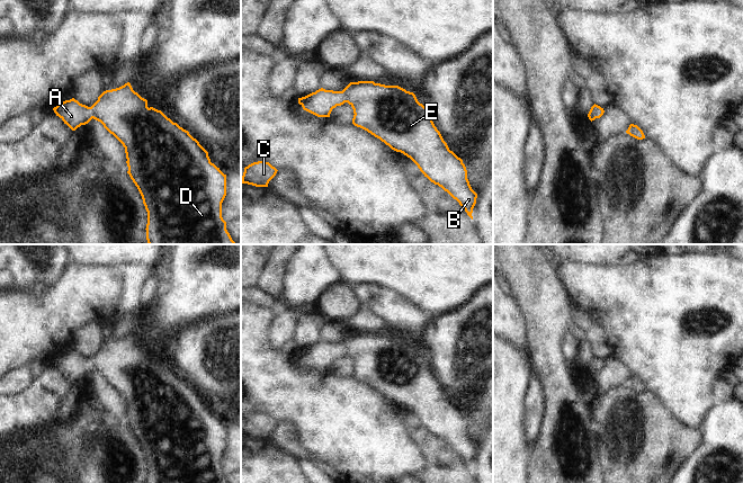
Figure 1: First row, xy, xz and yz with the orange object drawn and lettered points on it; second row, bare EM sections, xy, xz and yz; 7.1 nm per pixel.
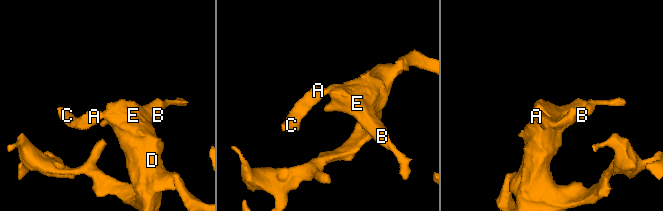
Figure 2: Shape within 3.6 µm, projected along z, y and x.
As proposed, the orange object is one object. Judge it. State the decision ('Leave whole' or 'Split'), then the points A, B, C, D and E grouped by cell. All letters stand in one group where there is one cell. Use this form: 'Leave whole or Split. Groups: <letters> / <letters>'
Leave whole. Groups: A B C D E

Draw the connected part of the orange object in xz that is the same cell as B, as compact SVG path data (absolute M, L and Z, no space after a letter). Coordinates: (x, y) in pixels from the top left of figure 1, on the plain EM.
M374 333L350 334L342 343L323 340L298 350L304 363L317 368L330 369L333 360L348 355L353 361L352 376L379 391L392 402L410 410L431 435L447 444L473 472L472 465L477 446L467 431L463 412L449 402L440 384L435 378L429 361L420 356L413 345L399 338L385 338Z

